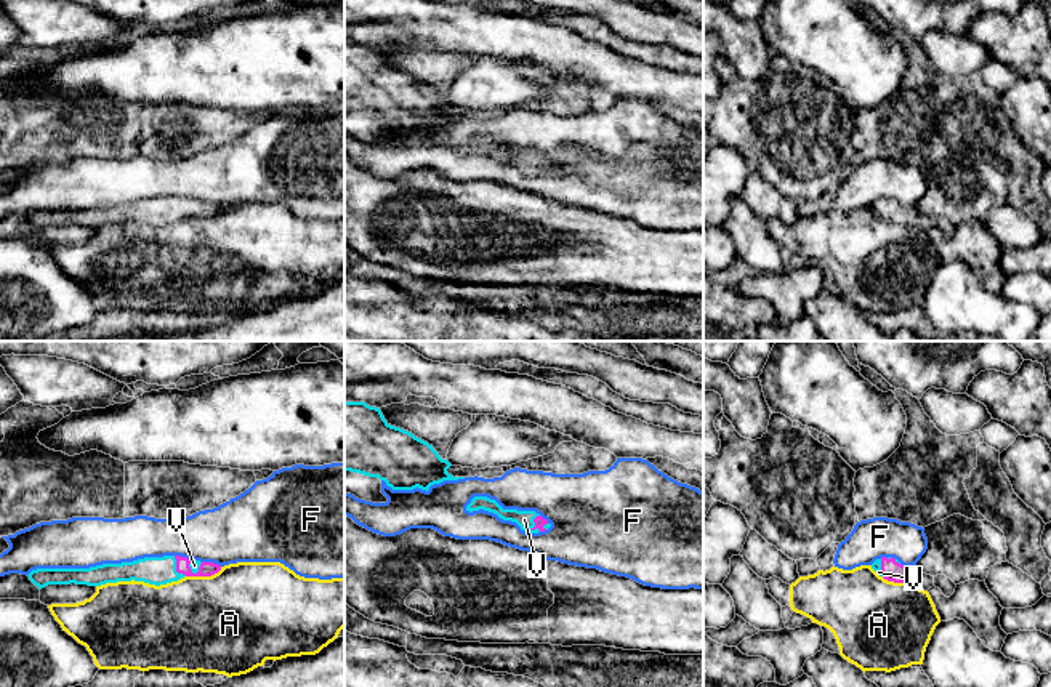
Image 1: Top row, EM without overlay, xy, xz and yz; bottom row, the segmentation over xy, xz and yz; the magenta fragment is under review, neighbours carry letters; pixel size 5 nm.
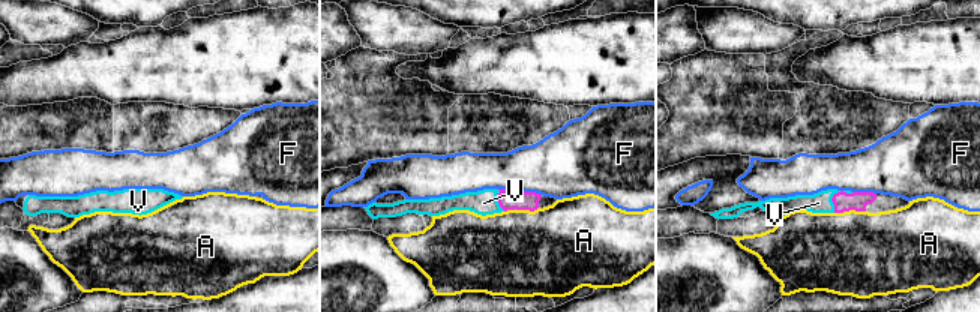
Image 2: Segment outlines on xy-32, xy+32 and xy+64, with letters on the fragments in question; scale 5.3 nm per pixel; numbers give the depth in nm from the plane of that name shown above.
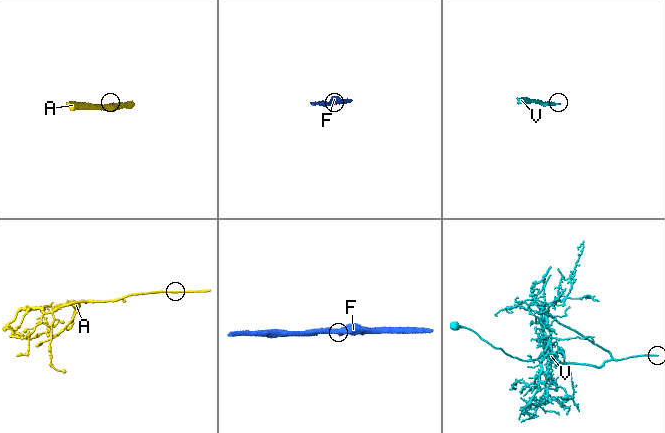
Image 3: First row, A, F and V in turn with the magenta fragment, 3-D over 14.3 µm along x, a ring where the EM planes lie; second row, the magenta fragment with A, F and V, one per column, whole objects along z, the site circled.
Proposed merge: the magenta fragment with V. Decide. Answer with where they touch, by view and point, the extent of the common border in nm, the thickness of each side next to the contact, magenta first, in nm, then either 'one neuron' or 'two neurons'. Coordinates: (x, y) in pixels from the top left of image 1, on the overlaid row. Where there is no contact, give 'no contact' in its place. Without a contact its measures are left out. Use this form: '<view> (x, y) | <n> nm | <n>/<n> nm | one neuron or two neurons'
xz (534, 521) | 100 nm | 50/90 nm | one neuron

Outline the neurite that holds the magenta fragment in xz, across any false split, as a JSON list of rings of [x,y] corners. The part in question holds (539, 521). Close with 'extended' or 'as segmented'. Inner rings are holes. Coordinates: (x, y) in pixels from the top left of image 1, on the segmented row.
[[[474,496],[466,506],[466,511],[469,512],[479,509],[493,512],[503,520],[516,522],[521,530],[527,533],[545,532],[551,527],[551,524],[535,511],[503,509],[495,500],[490,500],[487,496]]]; extended

